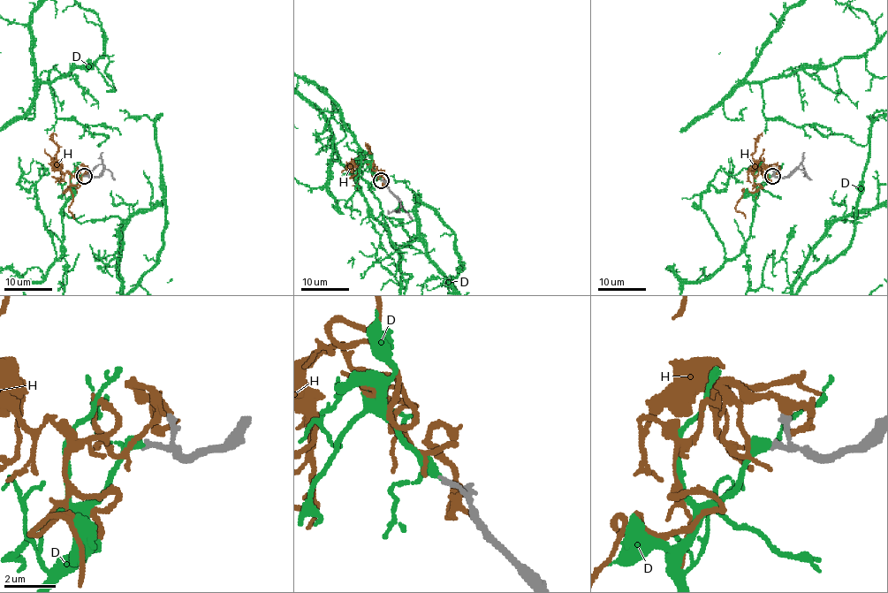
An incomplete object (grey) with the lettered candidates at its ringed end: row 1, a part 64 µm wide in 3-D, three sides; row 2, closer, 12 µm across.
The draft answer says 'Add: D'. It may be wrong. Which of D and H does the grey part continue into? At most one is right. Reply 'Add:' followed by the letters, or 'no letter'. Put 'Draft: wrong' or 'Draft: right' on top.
Draft: right
Add: D

